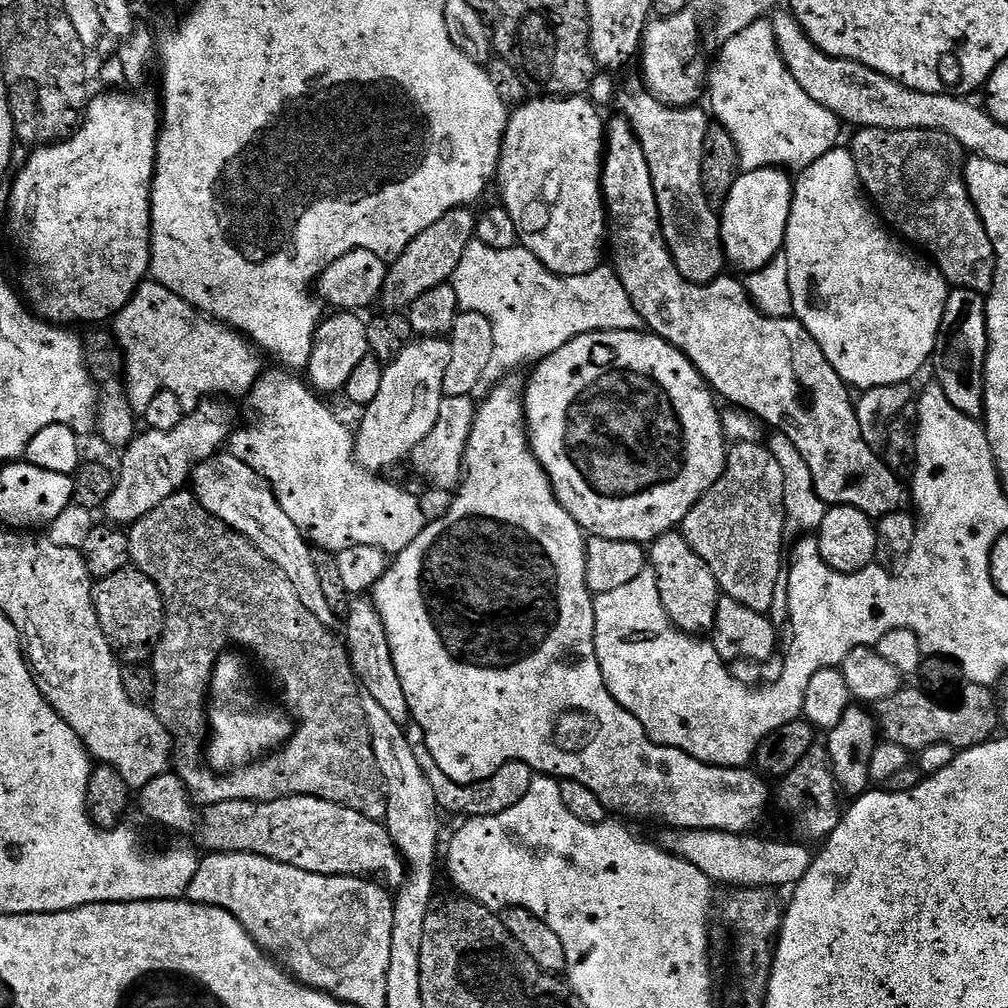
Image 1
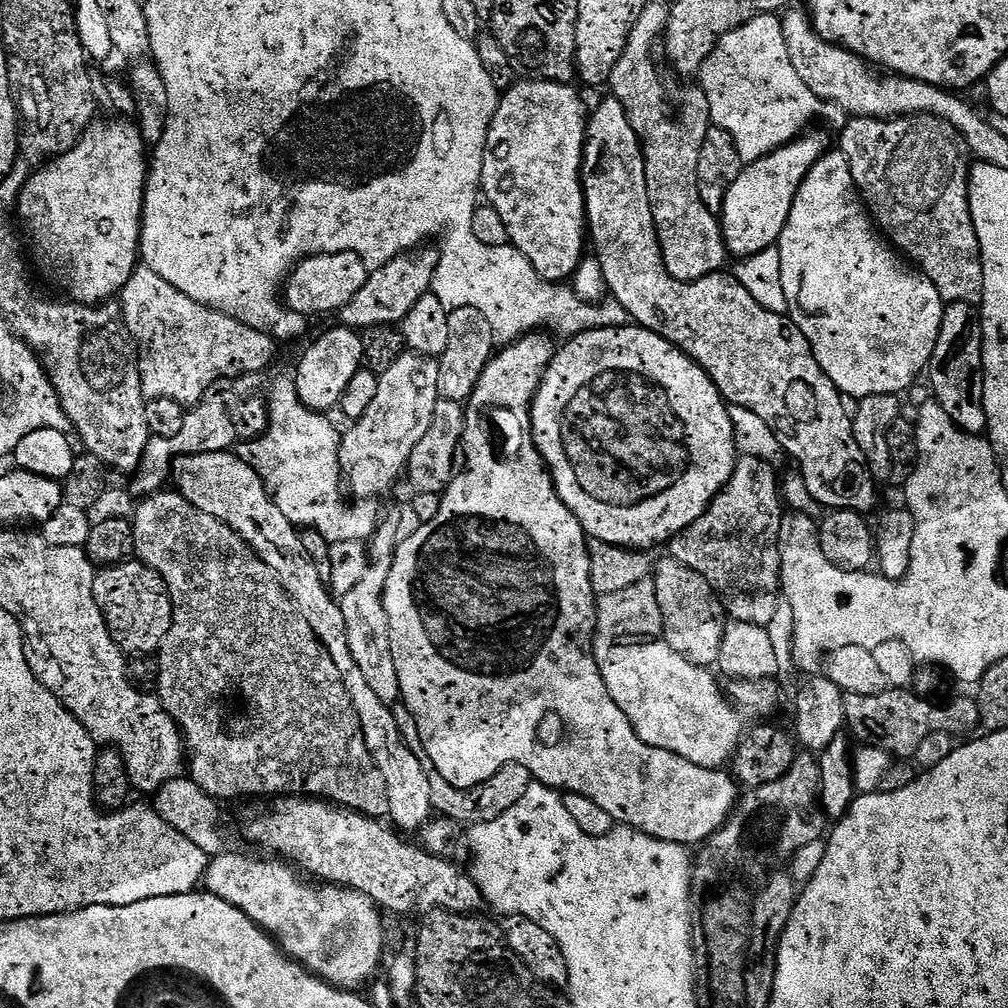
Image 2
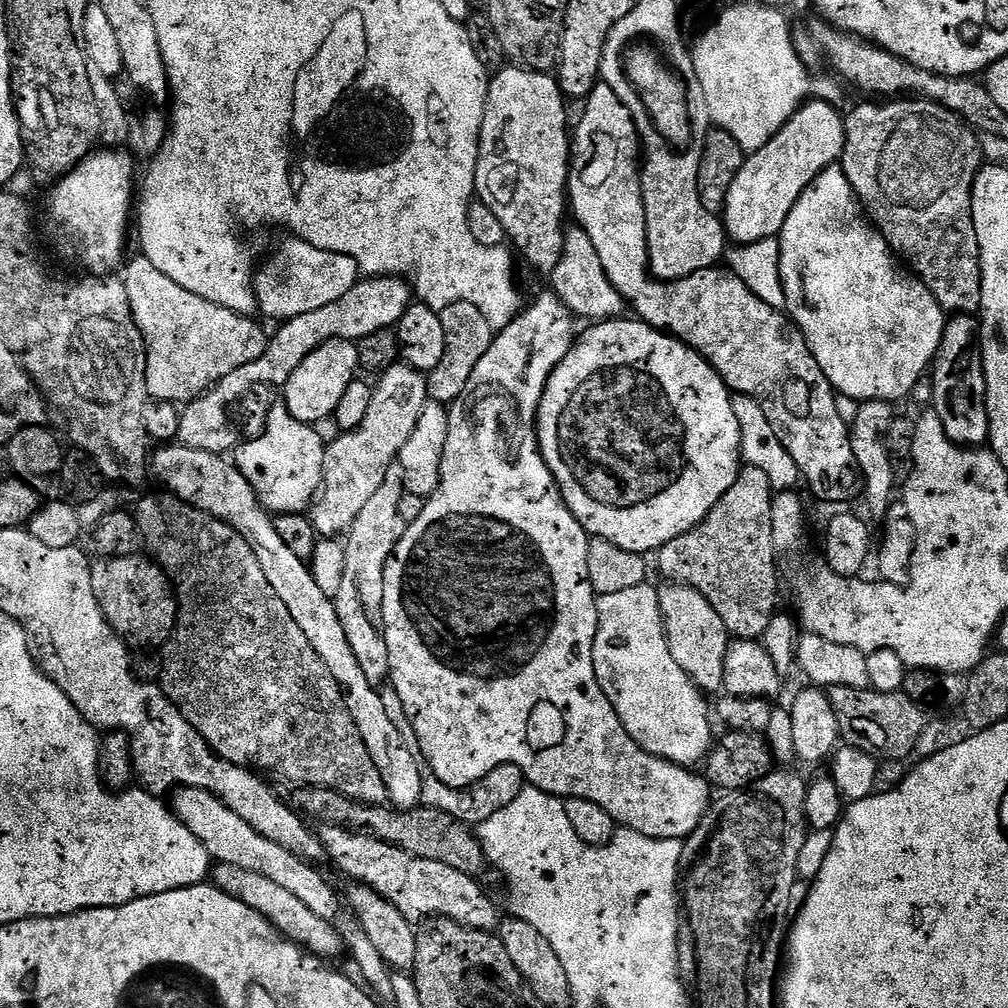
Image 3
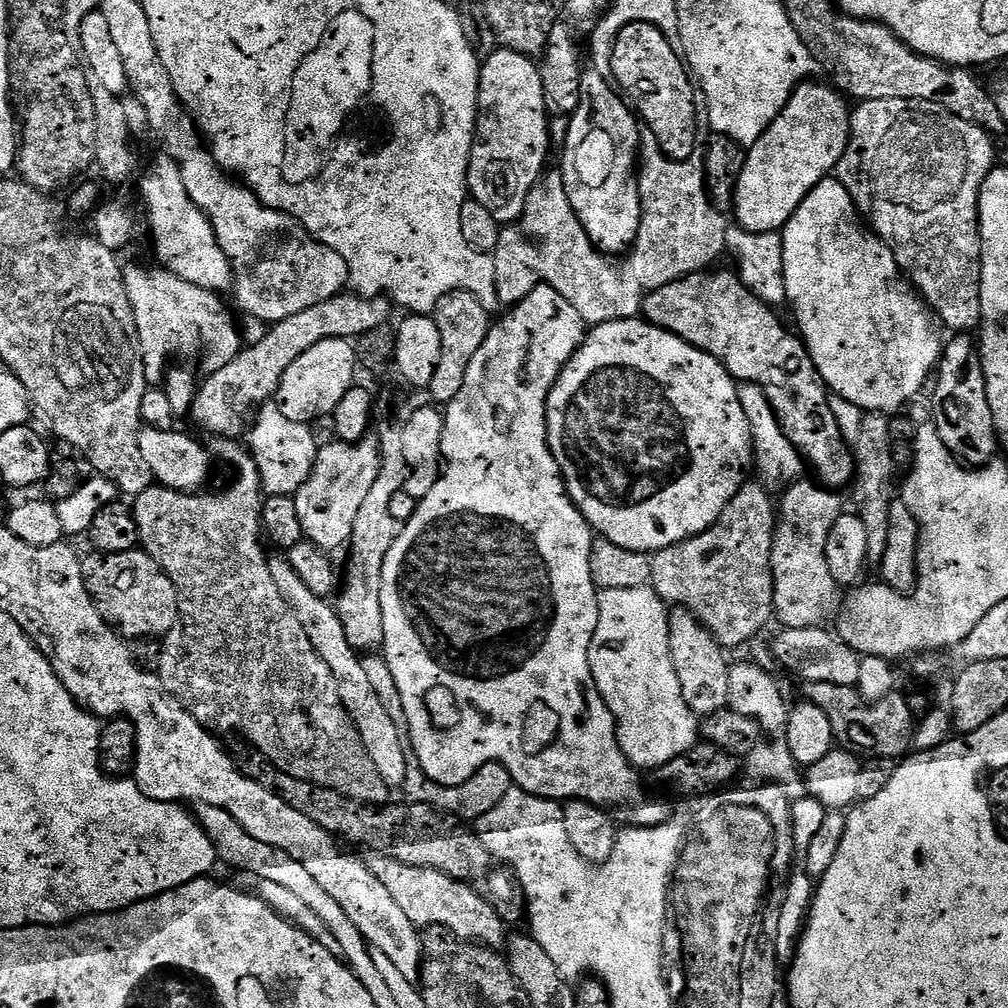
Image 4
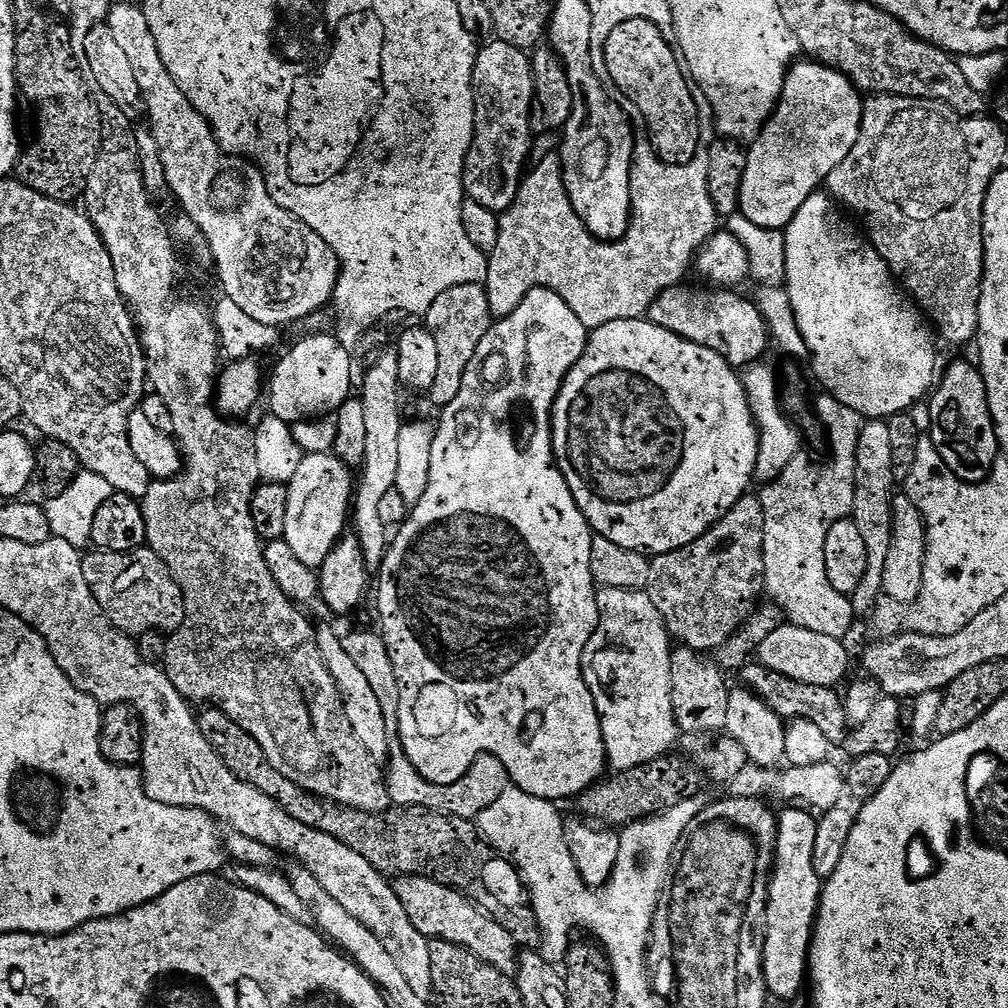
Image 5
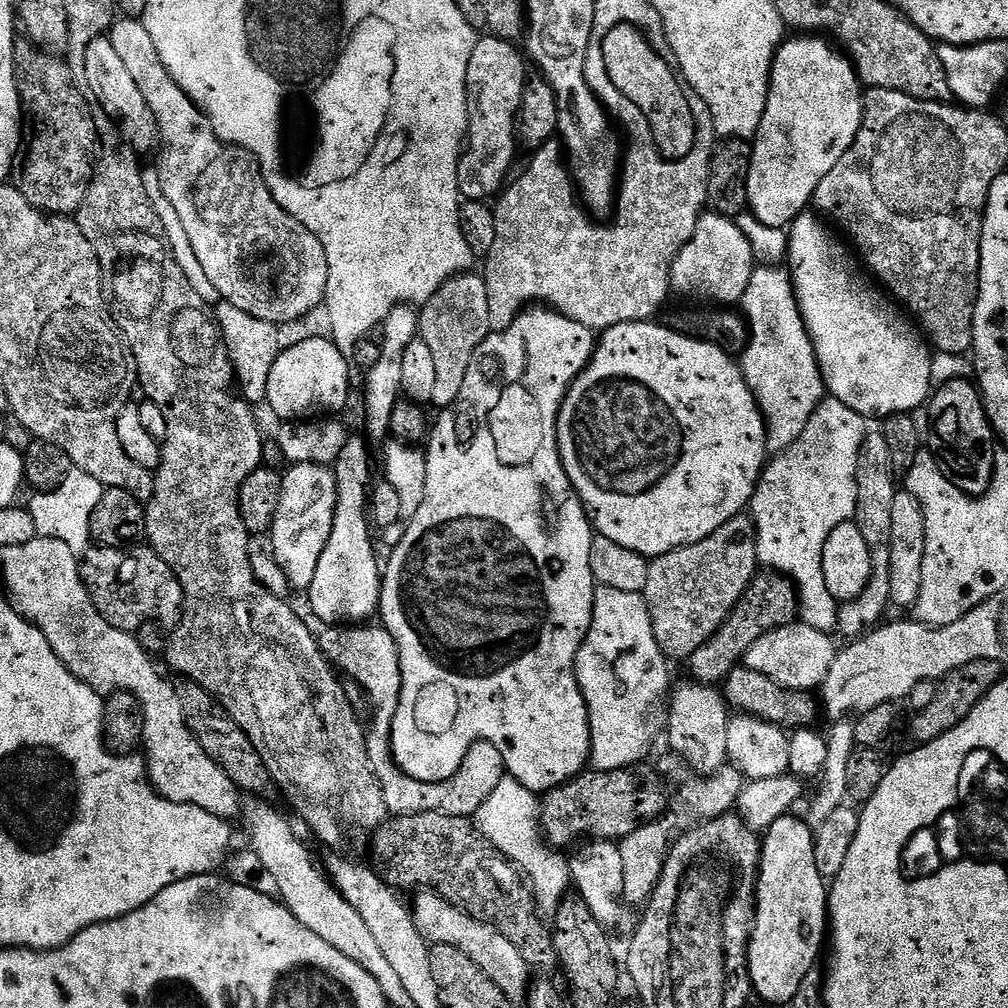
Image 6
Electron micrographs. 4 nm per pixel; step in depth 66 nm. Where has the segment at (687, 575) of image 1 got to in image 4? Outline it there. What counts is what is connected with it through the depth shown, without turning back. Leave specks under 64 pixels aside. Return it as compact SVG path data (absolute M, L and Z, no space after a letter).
M676 606L667 613L666 631L674 670L678 674L686 706L690 706L697 718L712 716L727 709L730 694L729 653L714 639L710 630L700 623L695 614L686 608Z

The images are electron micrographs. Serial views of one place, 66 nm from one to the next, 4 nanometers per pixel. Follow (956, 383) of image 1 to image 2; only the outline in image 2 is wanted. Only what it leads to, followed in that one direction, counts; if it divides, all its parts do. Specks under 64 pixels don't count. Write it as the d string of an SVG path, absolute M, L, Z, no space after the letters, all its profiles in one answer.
M954 302L945 307L936 349L926 369L926 380L927 376L932 383L931 395L958 427L964 432L977 434L987 429L984 409L984 335L977 305Z

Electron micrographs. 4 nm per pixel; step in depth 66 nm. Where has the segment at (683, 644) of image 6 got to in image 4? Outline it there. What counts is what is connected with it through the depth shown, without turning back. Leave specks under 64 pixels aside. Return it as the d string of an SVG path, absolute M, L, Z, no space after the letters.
M745 482L706 531L651 557L650 586L665 605L693 612L725 650L742 647L774 616L772 536L777 519L773 493L760 482Z

